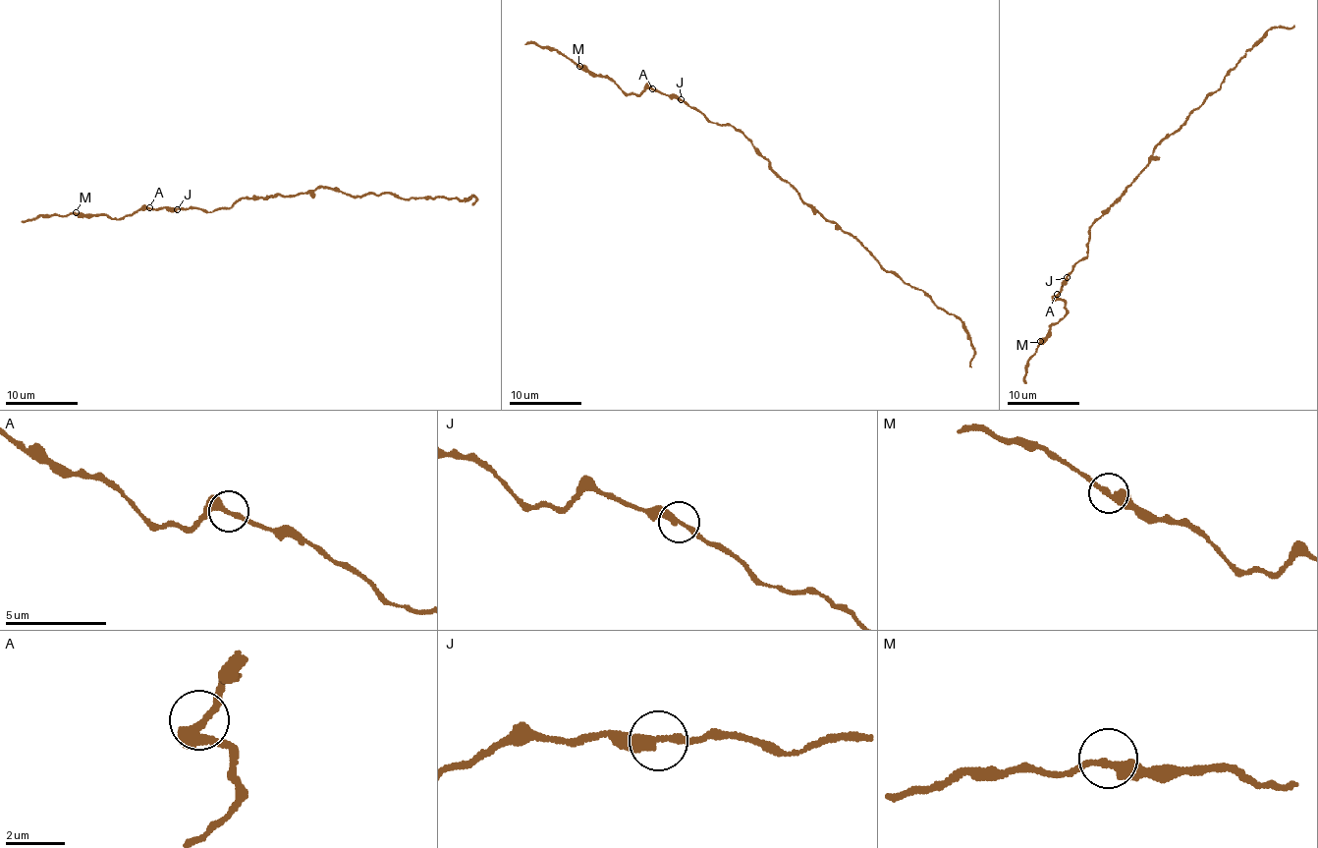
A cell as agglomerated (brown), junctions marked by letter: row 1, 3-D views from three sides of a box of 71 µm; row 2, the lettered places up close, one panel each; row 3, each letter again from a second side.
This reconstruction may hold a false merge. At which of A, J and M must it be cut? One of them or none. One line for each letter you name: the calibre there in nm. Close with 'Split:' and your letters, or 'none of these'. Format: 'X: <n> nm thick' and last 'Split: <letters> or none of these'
Split: none of these

